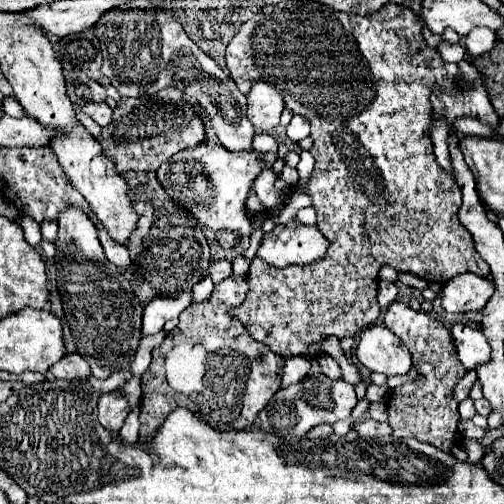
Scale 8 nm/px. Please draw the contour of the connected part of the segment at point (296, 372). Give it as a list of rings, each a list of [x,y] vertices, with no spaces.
[[[289,357],[285,359],[285,369],[283,369],[283,381],[281,385],[291,385],[291,383],[297,383],[301,381],[311,369],[311,363],[305,361],[305,359],[297,359],[297,357]]]

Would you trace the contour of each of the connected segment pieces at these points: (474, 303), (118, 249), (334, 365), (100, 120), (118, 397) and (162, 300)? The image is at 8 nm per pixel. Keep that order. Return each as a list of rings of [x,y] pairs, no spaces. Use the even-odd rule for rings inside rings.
[[[463,273],[447,281],[441,289],[441,305],[449,313],[481,311],[493,295],[493,283],[473,273]]]
[[[97,223],[97,231],[99,231],[99,239],[101,239],[101,245],[105,249],[105,255],[109,257],[111,263],[115,263],[117,267],[123,267],[123,269],[129,269],[133,267],[133,261],[129,257],[129,251],[125,247],[121,247],[119,243],[113,243],[113,239],[109,239],[109,235],[105,235],[105,229],[101,229],[101,225]]]
[[[325,355],[325,359],[317,359],[319,365],[321,365],[321,371],[329,377],[329,379],[341,379],[341,367],[339,363],[331,357],[331,355]]]
[[[86,103],[81,107],[81,111],[89,115],[97,125],[107,127],[111,123],[111,109],[105,103]]]
[[[111,391],[99,399],[99,423],[109,431],[119,431],[127,419],[129,403],[123,391]]]
[[[183,291],[177,297],[157,297],[147,303],[145,315],[143,315],[143,335],[153,335],[163,329],[163,325],[169,319],[179,317],[181,311],[185,311],[193,301],[191,291]]]

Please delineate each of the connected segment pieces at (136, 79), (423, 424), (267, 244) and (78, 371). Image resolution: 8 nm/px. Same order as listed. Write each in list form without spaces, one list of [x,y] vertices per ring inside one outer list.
[[[109,11],[93,29],[103,55],[103,75],[121,97],[155,95],[159,89],[177,87],[199,103],[199,111],[215,127],[221,145],[229,151],[249,151],[255,127],[247,121],[245,95],[237,89],[227,71],[221,69],[209,55],[193,45],[185,35],[175,13],[157,11]]]
[[[393,301],[393,305],[389,305],[389,309],[385,311],[385,327],[389,327],[409,347],[413,367],[421,377],[417,383],[399,385],[389,393],[387,413],[389,425],[393,427],[393,437],[415,437],[419,441],[431,443],[441,451],[451,453],[451,449],[459,445],[459,401],[453,397],[453,389],[457,381],[467,373],[465,367],[461,367],[461,361],[457,359],[457,349],[453,345],[451,331],[441,321],[433,319],[433,315],[413,311],[401,301]]]
[[[293,219],[287,225],[277,225],[277,235],[275,231],[267,233],[257,255],[275,267],[311,265],[327,255],[327,247],[329,241],[317,225],[303,225]]]
[[[69,353],[51,367],[51,375],[55,379],[87,379],[89,373],[89,365],[79,353]]]

